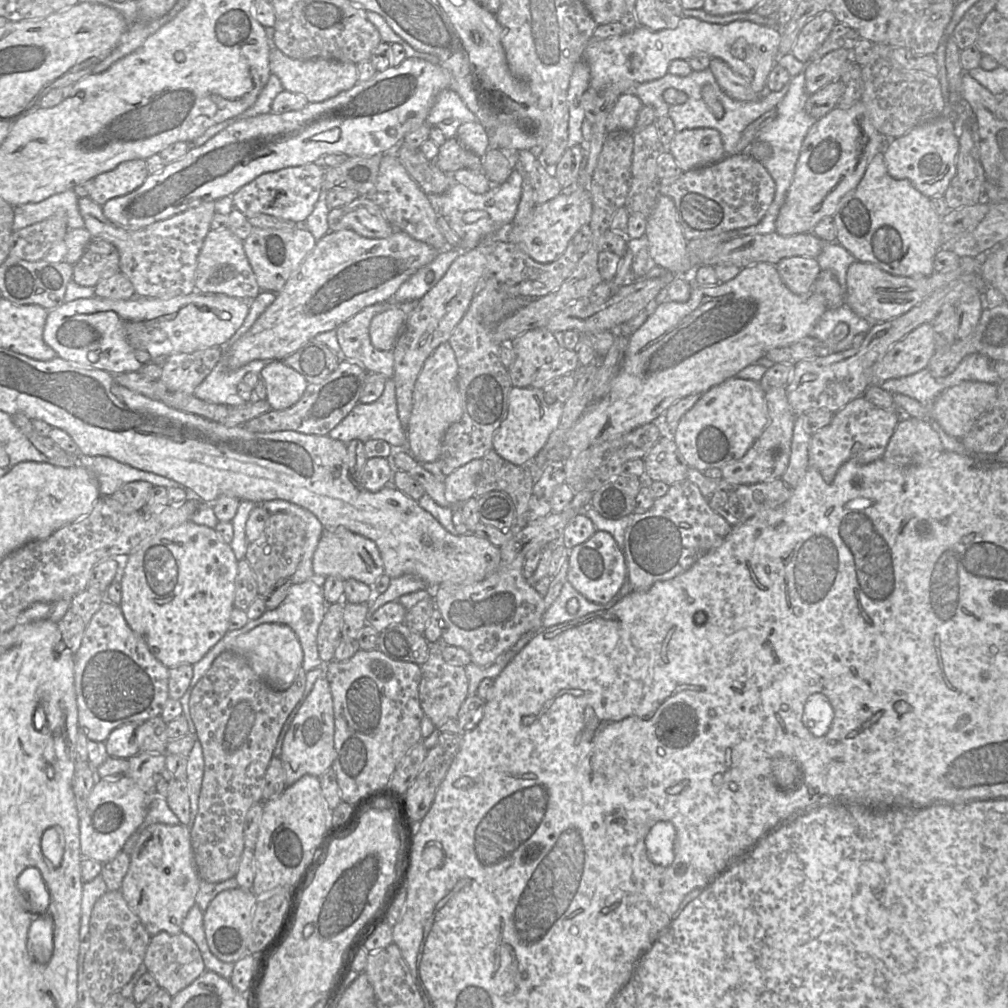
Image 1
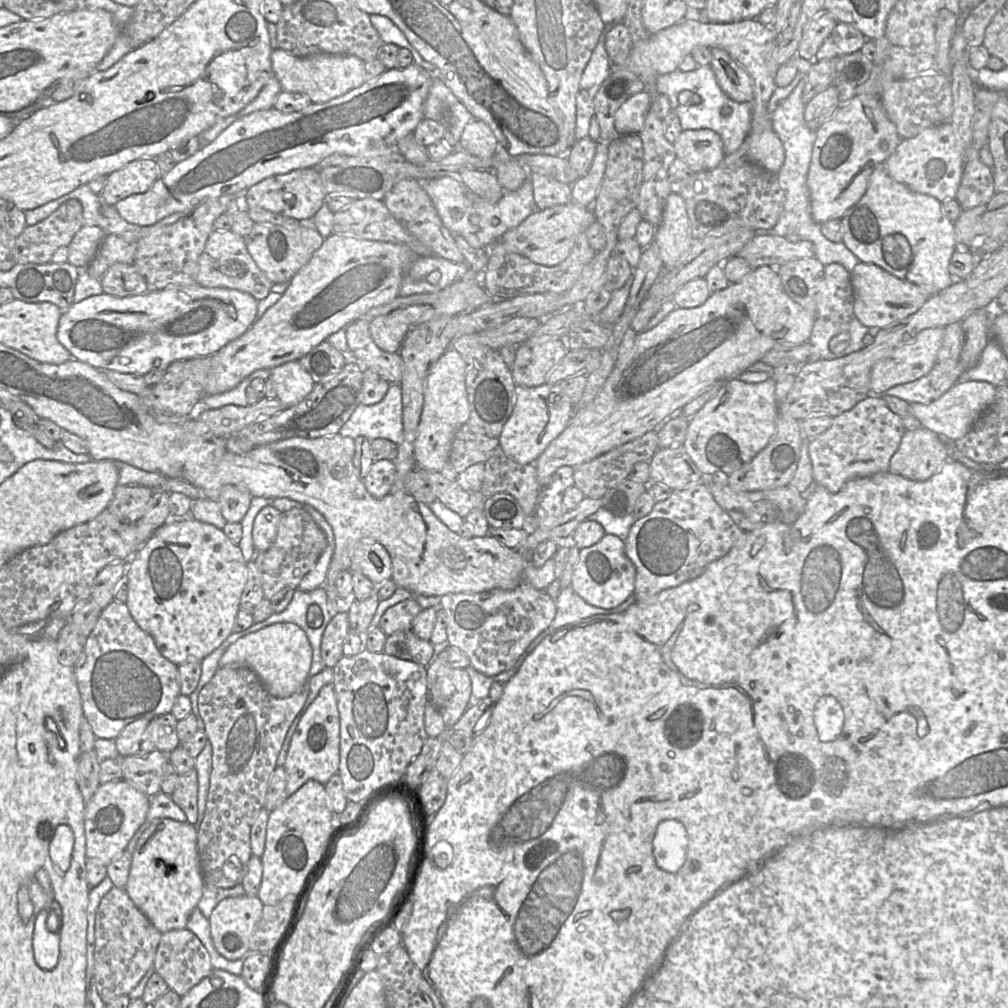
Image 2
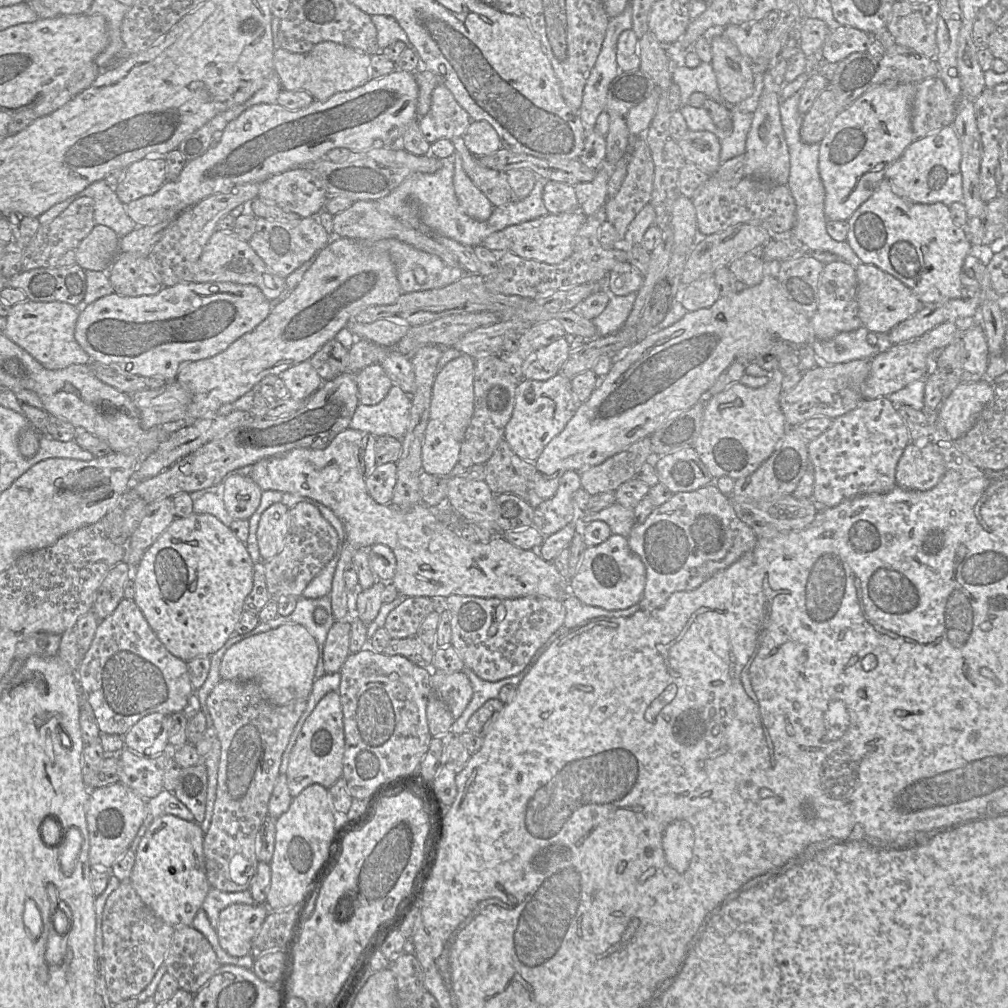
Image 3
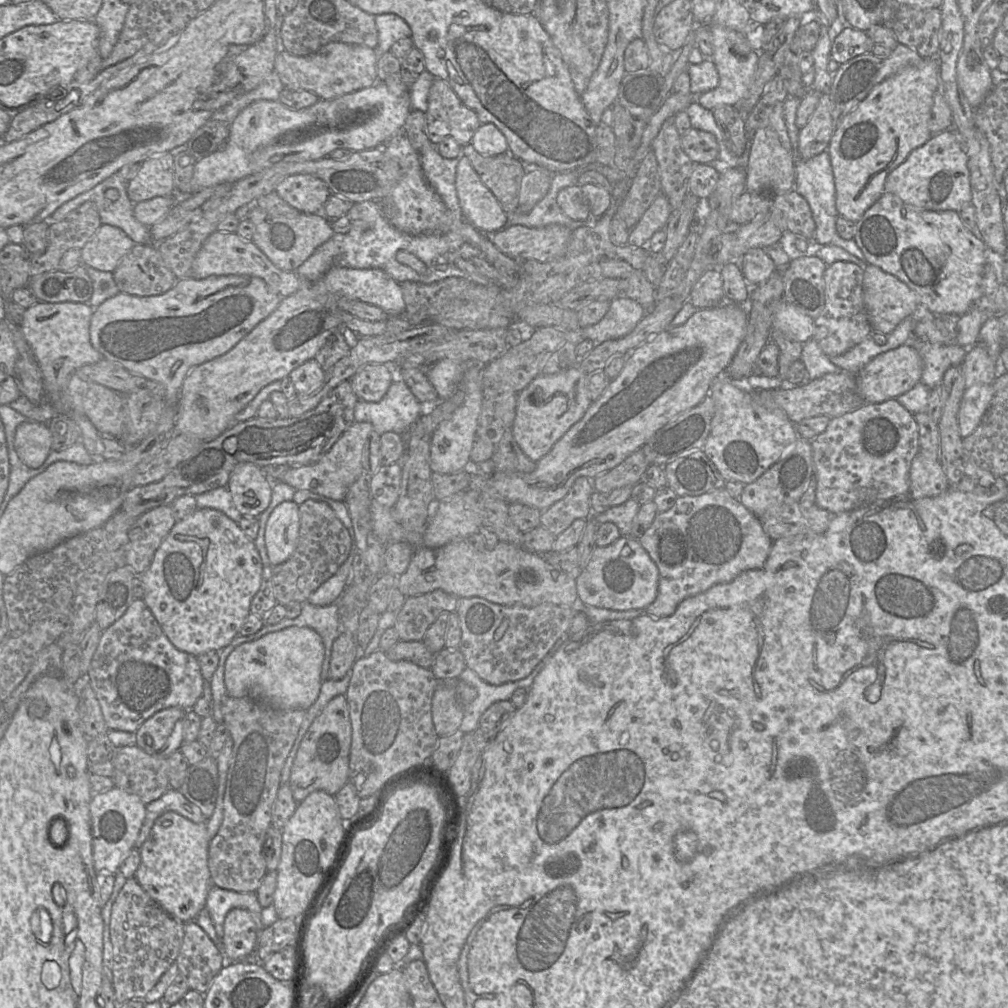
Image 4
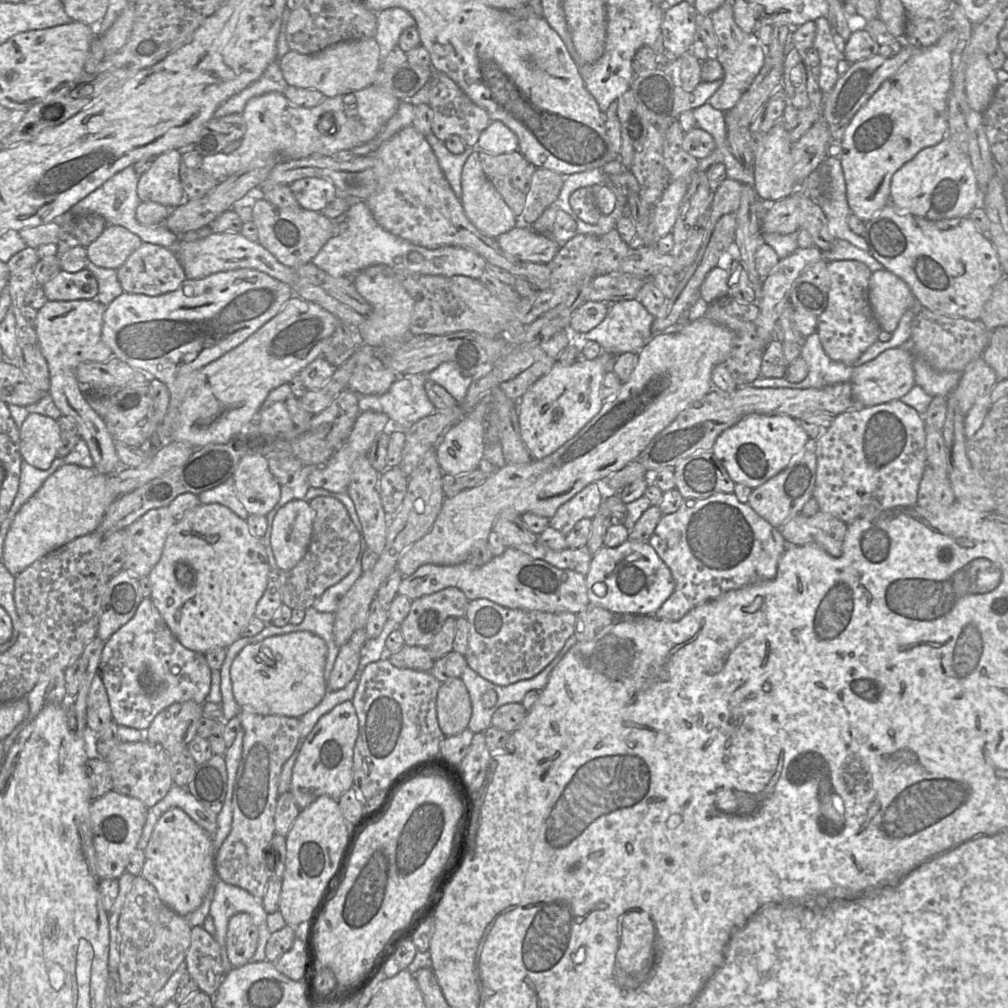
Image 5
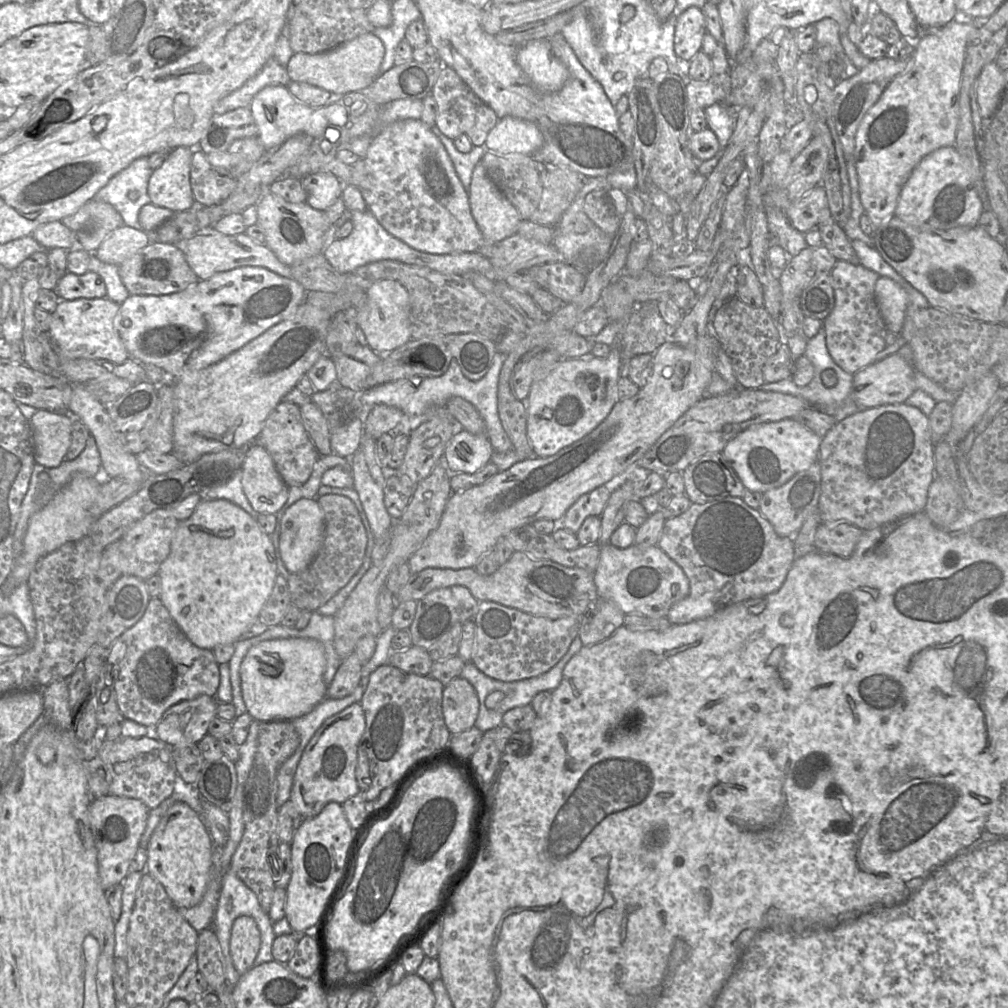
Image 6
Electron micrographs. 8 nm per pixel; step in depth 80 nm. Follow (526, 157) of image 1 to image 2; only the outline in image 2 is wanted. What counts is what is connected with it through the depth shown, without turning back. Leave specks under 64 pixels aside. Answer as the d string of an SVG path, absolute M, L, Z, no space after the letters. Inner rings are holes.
M530 173L537 209L547 209L573 201L571 186L552 177Z

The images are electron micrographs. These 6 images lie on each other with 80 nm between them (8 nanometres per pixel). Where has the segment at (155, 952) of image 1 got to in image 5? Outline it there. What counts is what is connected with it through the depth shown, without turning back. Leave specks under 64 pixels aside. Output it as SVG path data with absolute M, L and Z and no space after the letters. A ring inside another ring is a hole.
M201 926L191 928L191 943L184 963L187 974L193 978L199 990L213 997L226 974L217 941Z

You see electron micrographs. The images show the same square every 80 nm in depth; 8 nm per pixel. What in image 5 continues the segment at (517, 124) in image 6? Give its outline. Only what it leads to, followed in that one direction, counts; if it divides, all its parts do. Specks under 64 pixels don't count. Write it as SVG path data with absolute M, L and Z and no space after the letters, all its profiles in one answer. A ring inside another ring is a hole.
M492 121L481 133L477 148L490 154L512 153L518 151L518 138L501 121Z

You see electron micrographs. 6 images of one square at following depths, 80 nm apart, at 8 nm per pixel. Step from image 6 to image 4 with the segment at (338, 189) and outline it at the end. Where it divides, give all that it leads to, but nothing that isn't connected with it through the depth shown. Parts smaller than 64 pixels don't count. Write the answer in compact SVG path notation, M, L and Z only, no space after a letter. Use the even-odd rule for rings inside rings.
M308 174L291 175L275 188L278 196L301 213L321 213L331 195L327 185L319 178Z

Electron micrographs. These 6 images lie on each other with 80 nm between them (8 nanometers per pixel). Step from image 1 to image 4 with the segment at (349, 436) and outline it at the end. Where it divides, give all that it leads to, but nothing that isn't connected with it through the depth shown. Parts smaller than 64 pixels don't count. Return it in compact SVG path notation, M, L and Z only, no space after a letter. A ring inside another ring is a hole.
M396 377L381 401L357 402L354 420L371 423L374 432L380 435L394 432L406 437L424 411L425 406L417 400L409 387Z

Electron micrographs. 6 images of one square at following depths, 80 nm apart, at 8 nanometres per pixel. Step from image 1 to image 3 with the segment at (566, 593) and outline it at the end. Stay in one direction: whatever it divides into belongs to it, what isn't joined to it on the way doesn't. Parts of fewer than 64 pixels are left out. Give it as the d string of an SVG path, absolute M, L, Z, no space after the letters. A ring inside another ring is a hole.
M574 595L568 596L562 601L562 604L566 611L562 628L567 629L580 627L587 622L598 618L629 617L640 610L638 604L619 611L606 610L600 607L584 604Z

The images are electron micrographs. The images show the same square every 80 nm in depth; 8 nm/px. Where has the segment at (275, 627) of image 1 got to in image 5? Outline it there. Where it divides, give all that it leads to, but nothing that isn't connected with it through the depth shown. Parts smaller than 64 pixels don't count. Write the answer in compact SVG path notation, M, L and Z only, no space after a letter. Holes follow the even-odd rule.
M309 631L275 635L249 644L231 664L234 698L248 712L300 718L316 707L329 691L324 680L326 656L324 640Z

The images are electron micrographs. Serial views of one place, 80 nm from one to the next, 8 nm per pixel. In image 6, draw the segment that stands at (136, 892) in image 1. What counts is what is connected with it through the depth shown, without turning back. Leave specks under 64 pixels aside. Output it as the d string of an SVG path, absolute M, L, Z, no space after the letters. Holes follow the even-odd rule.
M176 802L161 818L146 848L145 872L162 884L177 908L190 908L203 897L208 883L212 839L200 816L186 803Z

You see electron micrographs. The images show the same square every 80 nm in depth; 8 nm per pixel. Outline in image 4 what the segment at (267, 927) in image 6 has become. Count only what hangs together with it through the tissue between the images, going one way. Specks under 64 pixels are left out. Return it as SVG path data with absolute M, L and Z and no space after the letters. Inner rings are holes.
M215 885L210 887L210 890L207 895L206 903L204 908L209 912L211 916L211 920L216 930L218 943L216 943L216 947L219 949L220 953L223 955L223 945L222 945L222 937L223 937L223 924L227 913L234 908L243 908L251 912L258 924L258 937L259 932L264 928L261 920L261 911L262 907L260 906L257 896L255 893L240 893L232 890L226 890L219 888Z

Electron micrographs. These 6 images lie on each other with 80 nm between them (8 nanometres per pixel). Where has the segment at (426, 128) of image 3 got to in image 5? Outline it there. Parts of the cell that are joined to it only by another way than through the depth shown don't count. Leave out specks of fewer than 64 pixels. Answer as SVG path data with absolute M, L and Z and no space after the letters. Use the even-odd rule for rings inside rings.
M435 72L430 80L429 106L433 111L432 133L443 142L457 135L466 147L477 147L481 133L492 122L486 110L473 103L452 79L441 72Z

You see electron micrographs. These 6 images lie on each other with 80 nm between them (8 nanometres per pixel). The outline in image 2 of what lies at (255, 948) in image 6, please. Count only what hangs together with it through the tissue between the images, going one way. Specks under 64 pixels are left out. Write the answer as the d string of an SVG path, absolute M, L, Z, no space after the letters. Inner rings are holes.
M248 895L224 898L217 904L208 921L213 944L221 956L228 960L244 957L263 907L258 897Z

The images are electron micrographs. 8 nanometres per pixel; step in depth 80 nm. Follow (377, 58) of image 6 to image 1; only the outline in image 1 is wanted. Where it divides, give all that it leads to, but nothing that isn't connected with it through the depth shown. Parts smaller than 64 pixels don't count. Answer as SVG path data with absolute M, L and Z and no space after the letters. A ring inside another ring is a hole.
M276 48L270 52L270 70L279 78L284 90L304 95L308 103L323 102L358 84L357 65L352 62L322 59L296 60Z

